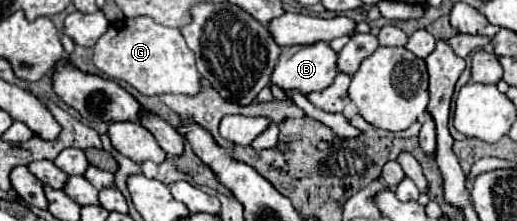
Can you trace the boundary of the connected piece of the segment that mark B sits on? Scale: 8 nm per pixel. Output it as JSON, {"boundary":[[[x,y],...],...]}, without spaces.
{"boundary":[[[318,42],[318,44],[310,44],[310,46],[286,46],[278,58],[278,64],[272,72],[272,84],[280,86],[282,90],[298,90],[302,94],[310,94],[316,90],[324,90],[328,88],[336,74],[336,52],[326,44],[326,42]]]}

